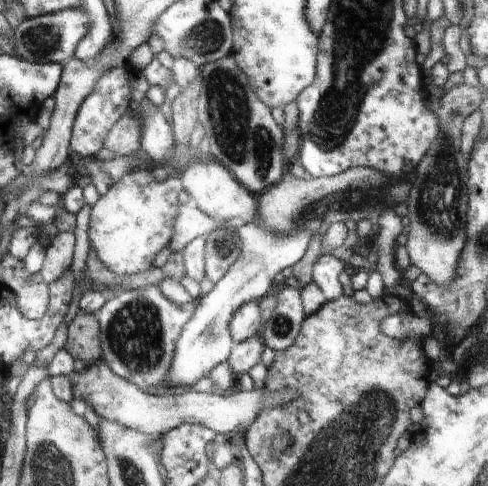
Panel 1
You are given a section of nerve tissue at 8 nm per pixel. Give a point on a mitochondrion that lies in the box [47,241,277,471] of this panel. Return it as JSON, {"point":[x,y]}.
{"point":[135,335]}

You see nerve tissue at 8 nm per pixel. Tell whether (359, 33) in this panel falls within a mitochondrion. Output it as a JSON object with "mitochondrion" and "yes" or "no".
{"mitochondrion":"yes"}

